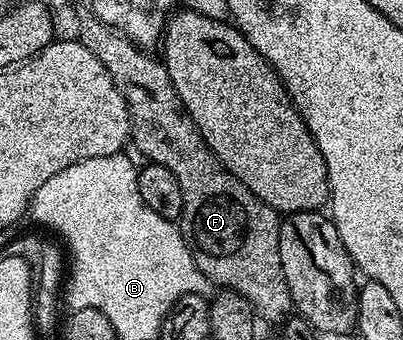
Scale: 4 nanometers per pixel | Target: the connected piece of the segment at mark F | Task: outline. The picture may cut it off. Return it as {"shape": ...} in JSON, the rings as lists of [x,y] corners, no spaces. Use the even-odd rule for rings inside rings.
{"shape":[[[95,17],[81,18],[79,42],[86,45],[86,49],[90,49],[90,53],[102,61],[102,65],[106,65],[106,73],[110,73],[114,85],[122,93],[128,106],[128,116],[132,118],[131,146],[136,146],[145,155],[143,158],[147,162],[162,165],[174,173],[178,189],[182,189],[182,213],[178,226],[188,243],[196,268],[217,288],[236,291],[246,297],[261,320],[269,319],[270,322],[279,324],[288,319],[294,308],[290,289],[286,285],[286,273],[282,273],[282,253],[278,253],[281,216],[273,207],[250,193],[242,181],[235,179],[221,165],[188,116],[188,110],[182,105],[170,81],[170,73],[159,58],[154,59],[145,48],[134,45],[115,27],[107,27]]]}

